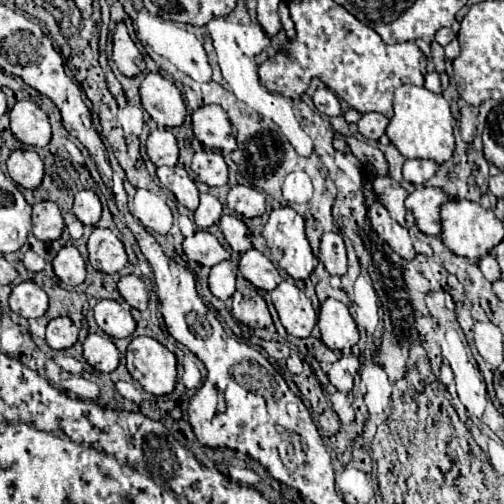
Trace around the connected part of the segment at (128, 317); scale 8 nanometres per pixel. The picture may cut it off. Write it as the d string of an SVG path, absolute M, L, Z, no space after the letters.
M113 299L95 305L95 321L109 337L129 337L137 327L131 311Z

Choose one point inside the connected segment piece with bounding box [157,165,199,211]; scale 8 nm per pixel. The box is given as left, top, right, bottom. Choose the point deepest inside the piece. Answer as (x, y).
(176, 179)

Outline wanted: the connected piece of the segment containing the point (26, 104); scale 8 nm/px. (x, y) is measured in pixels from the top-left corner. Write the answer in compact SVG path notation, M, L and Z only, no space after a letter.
M19 101L9 113L11 133L29 147L45 147L51 139L51 123L33 101Z

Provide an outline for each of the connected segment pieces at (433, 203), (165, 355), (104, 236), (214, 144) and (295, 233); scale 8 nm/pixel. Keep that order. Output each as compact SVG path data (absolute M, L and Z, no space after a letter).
M419 185L413 193L409 193L405 207L415 215L417 227L425 235L441 233L441 205L451 201L451 197L439 187L423 187Z
M135 337L127 347L127 369L147 393L167 395L177 383L177 357L153 337Z
M95 227L89 241L89 263L101 273L117 273L127 265L127 253L119 237L111 229Z
M221 105L199 107L193 113L193 133L205 147L217 149L221 153L231 153L237 149L229 115Z
M291 207L273 209L263 227L263 237L279 267L293 279L309 279L319 261L311 253L311 245L305 237L305 221L297 211Z

